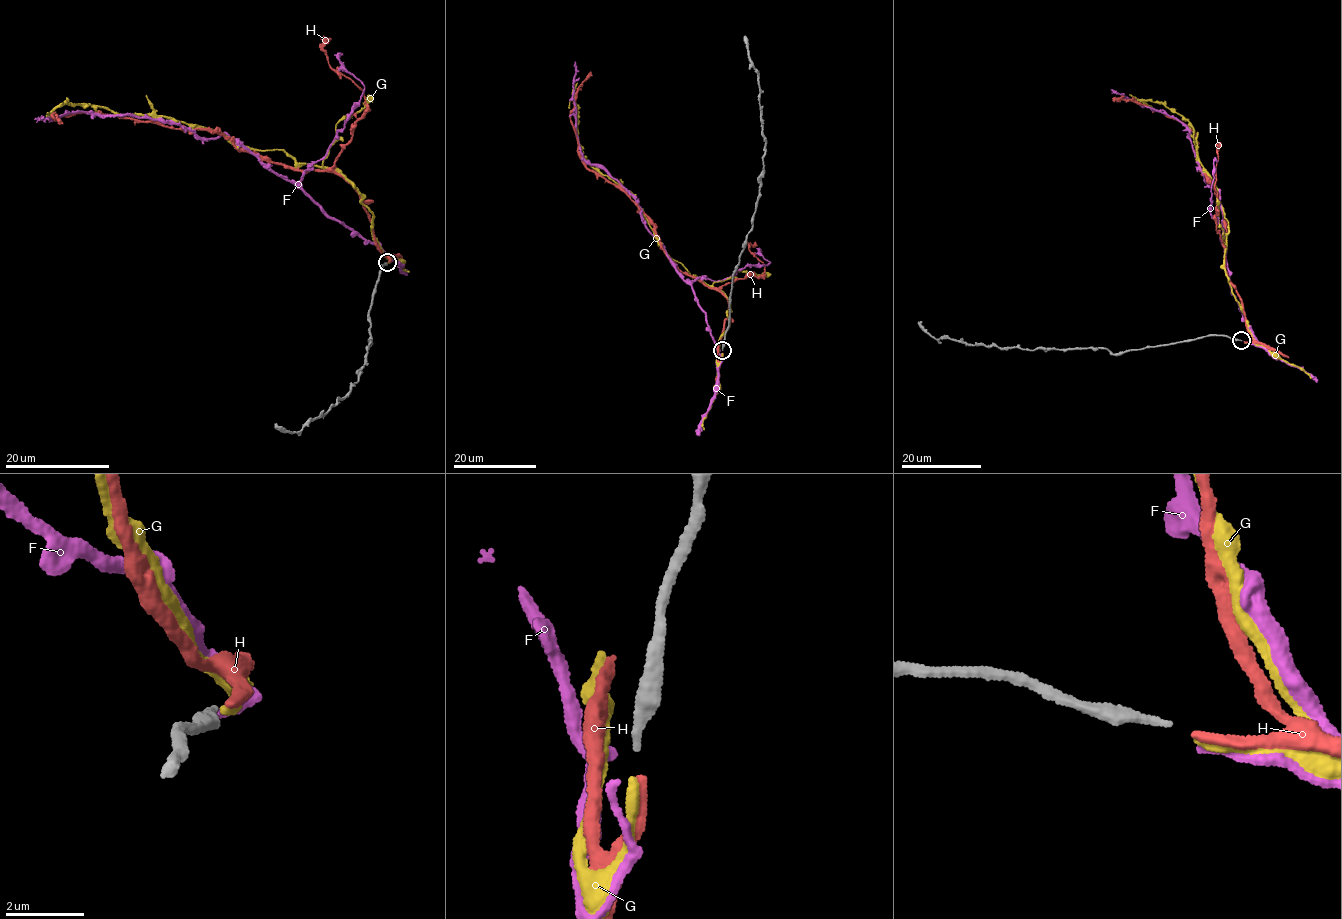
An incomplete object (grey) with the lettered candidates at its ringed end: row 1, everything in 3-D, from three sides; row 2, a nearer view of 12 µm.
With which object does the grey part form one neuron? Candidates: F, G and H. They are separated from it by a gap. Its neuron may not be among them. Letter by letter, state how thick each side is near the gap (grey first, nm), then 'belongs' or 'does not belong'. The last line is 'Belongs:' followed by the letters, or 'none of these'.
F: 200/180 nm | does not belong
G: 200/260 nm | does not belong
H: 200/280 nm | belongs
Belongs: H

